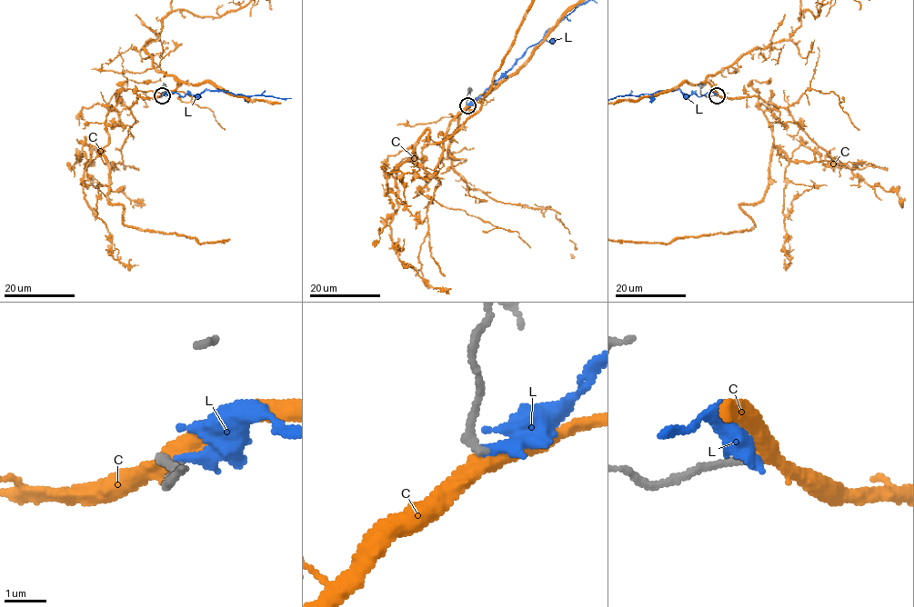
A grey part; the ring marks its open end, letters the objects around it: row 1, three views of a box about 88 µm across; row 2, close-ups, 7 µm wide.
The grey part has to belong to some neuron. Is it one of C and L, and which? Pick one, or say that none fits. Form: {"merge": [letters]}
{"merge": []}

